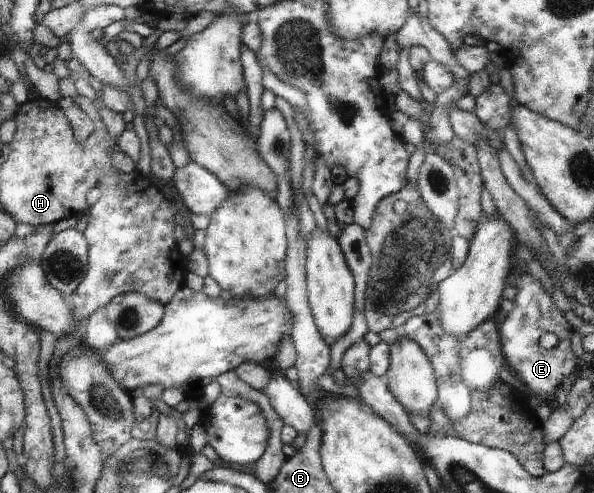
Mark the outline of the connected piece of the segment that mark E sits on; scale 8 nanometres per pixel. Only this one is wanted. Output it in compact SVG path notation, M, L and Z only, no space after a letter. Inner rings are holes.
M530 273L521 274L516 285L518 293L513 300L514 308L499 328L506 367L534 394L552 397L562 379L576 369L578 357L570 346L574 329L568 324L565 314L552 302L551 296L543 290L540 282ZM550 332L558 337L558 345L546 349L537 343L537 339Z

